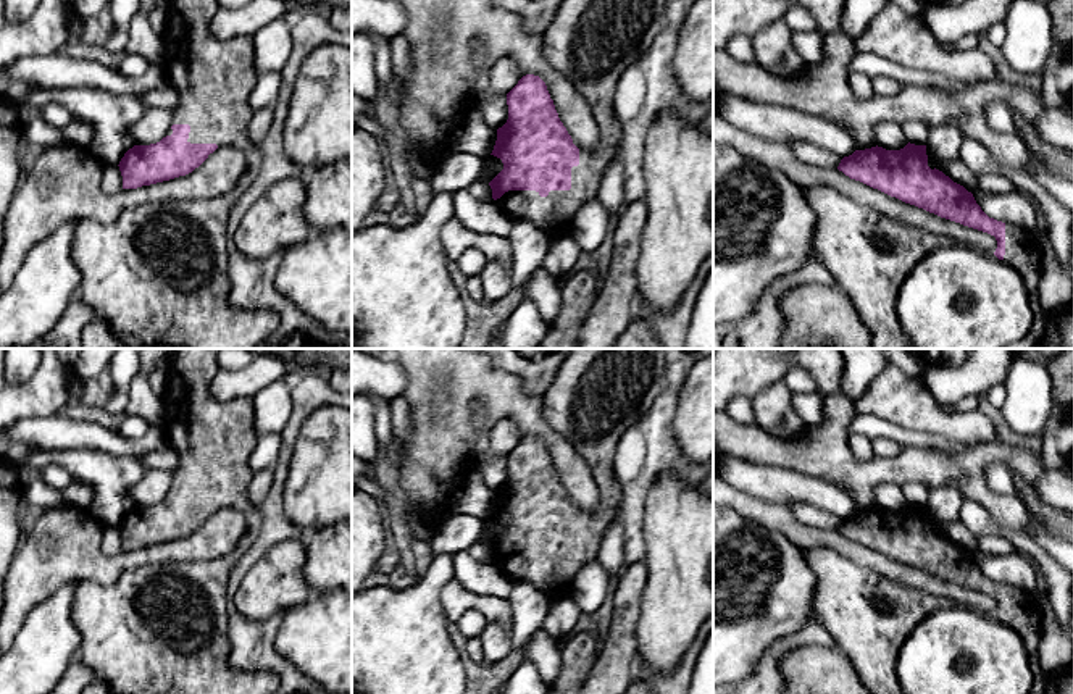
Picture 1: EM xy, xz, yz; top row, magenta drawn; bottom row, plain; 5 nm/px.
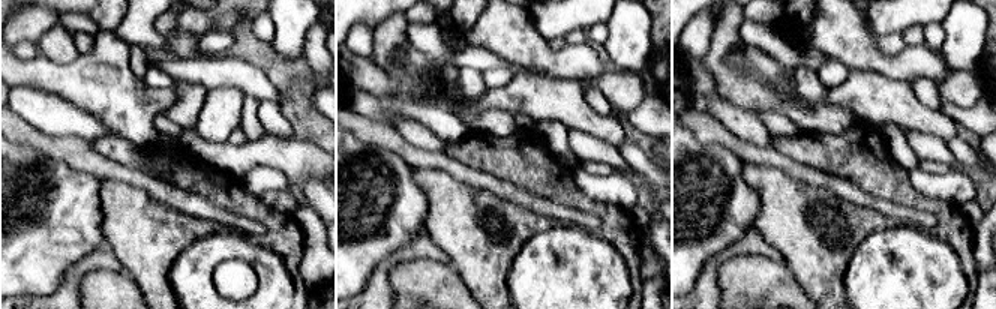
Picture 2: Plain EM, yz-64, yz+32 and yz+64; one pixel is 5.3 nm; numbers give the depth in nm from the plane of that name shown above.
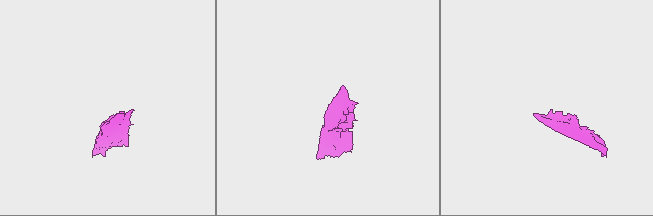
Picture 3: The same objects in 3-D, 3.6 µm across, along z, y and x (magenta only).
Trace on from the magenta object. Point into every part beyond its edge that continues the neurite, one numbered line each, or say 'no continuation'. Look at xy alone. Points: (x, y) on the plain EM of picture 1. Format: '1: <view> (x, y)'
1: xy (163, 628)

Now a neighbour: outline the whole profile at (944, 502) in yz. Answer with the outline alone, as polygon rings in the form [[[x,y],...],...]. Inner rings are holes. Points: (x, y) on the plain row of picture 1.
[[[946,484],[939,487],[926,489],[926,510],[928,513],[946,523],[960,521],[960,512],[965,502],[965,495],[957,486]]]

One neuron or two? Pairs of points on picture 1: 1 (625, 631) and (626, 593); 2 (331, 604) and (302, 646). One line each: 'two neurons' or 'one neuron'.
1: one neuron
2: one neuron

